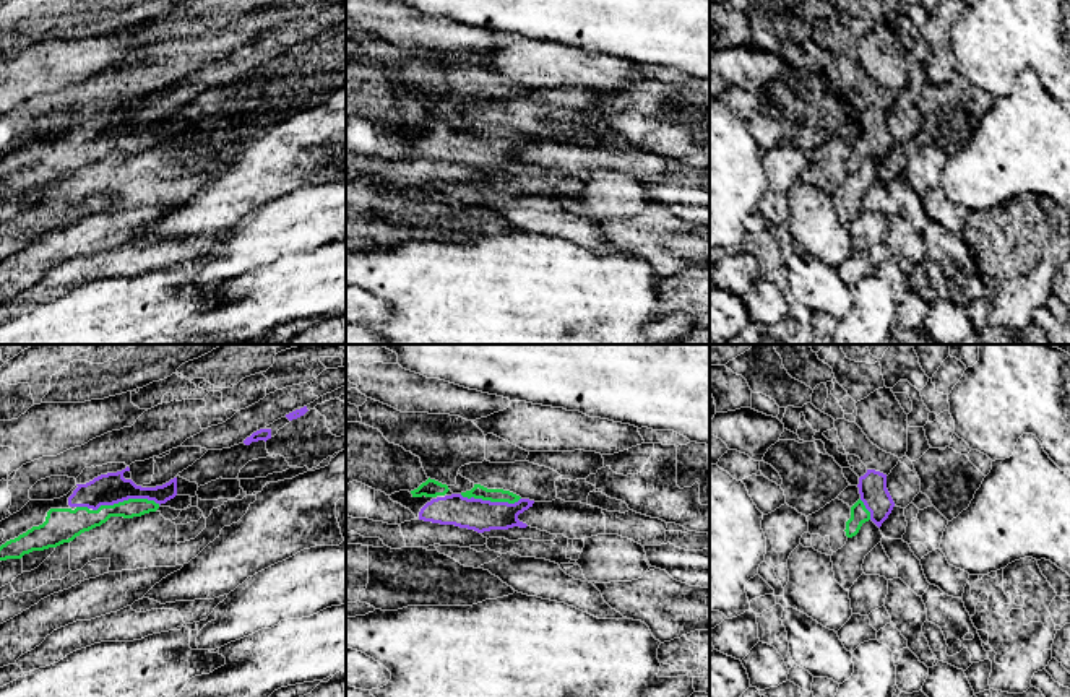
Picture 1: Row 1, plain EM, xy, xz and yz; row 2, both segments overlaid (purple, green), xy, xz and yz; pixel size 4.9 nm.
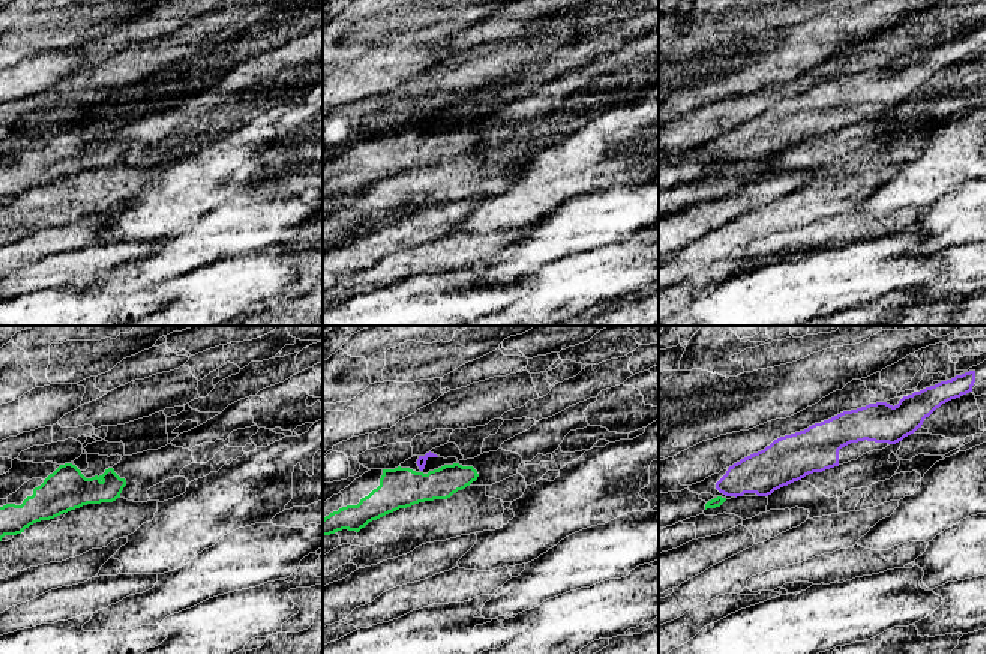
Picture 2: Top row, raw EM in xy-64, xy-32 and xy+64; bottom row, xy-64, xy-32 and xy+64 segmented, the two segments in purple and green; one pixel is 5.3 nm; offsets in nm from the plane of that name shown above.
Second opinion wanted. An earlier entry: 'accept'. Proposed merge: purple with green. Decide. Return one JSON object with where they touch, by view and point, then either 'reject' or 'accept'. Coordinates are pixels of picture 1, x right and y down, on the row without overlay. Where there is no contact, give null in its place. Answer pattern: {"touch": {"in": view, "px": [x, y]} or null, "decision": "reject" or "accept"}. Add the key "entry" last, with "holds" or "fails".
{"touch": {"in": "xy", "px": [125, 135]}, "decision": "accept", "entry": "holds"}

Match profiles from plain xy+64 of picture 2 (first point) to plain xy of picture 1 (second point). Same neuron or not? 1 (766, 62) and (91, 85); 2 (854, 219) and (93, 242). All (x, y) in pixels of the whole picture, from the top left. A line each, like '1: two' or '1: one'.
1: two
2: two

